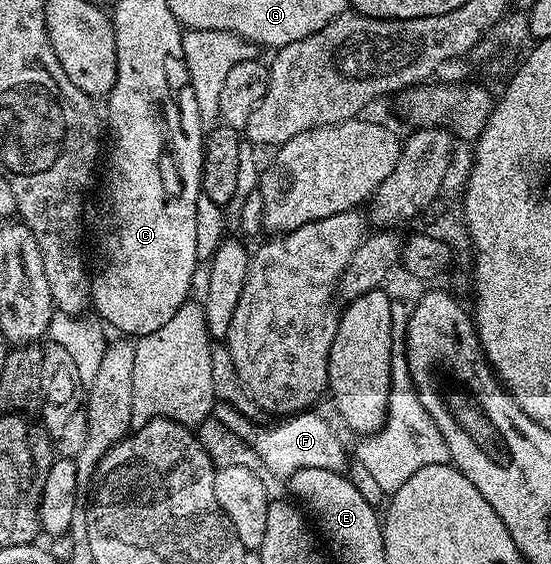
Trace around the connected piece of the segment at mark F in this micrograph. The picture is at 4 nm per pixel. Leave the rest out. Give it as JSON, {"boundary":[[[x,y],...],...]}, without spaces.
{"boundary":[[[217,403],[213,406],[211,417],[223,423],[228,430],[233,431],[235,435],[239,435],[241,439],[255,449],[262,466],[269,468],[271,472],[278,473],[282,479],[288,479],[293,473],[301,468],[327,468],[332,470],[344,470],[345,467],[345,449],[341,446],[341,441],[337,438],[337,433],[320,417],[319,414],[313,413],[317,411],[301,411],[296,415],[286,419],[281,419],[278,425],[256,425],[249,417],[241,414],[242,410],[238,406],[228,403]]]}

